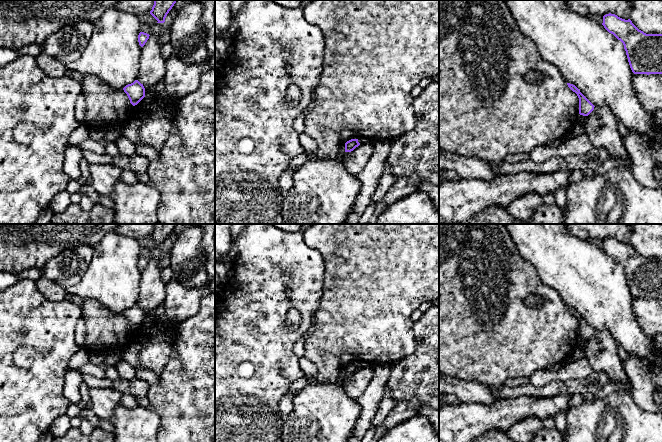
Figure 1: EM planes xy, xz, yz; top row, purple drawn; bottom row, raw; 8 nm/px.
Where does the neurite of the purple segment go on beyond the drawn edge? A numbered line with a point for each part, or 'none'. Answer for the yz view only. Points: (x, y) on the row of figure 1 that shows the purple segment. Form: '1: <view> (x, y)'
none

